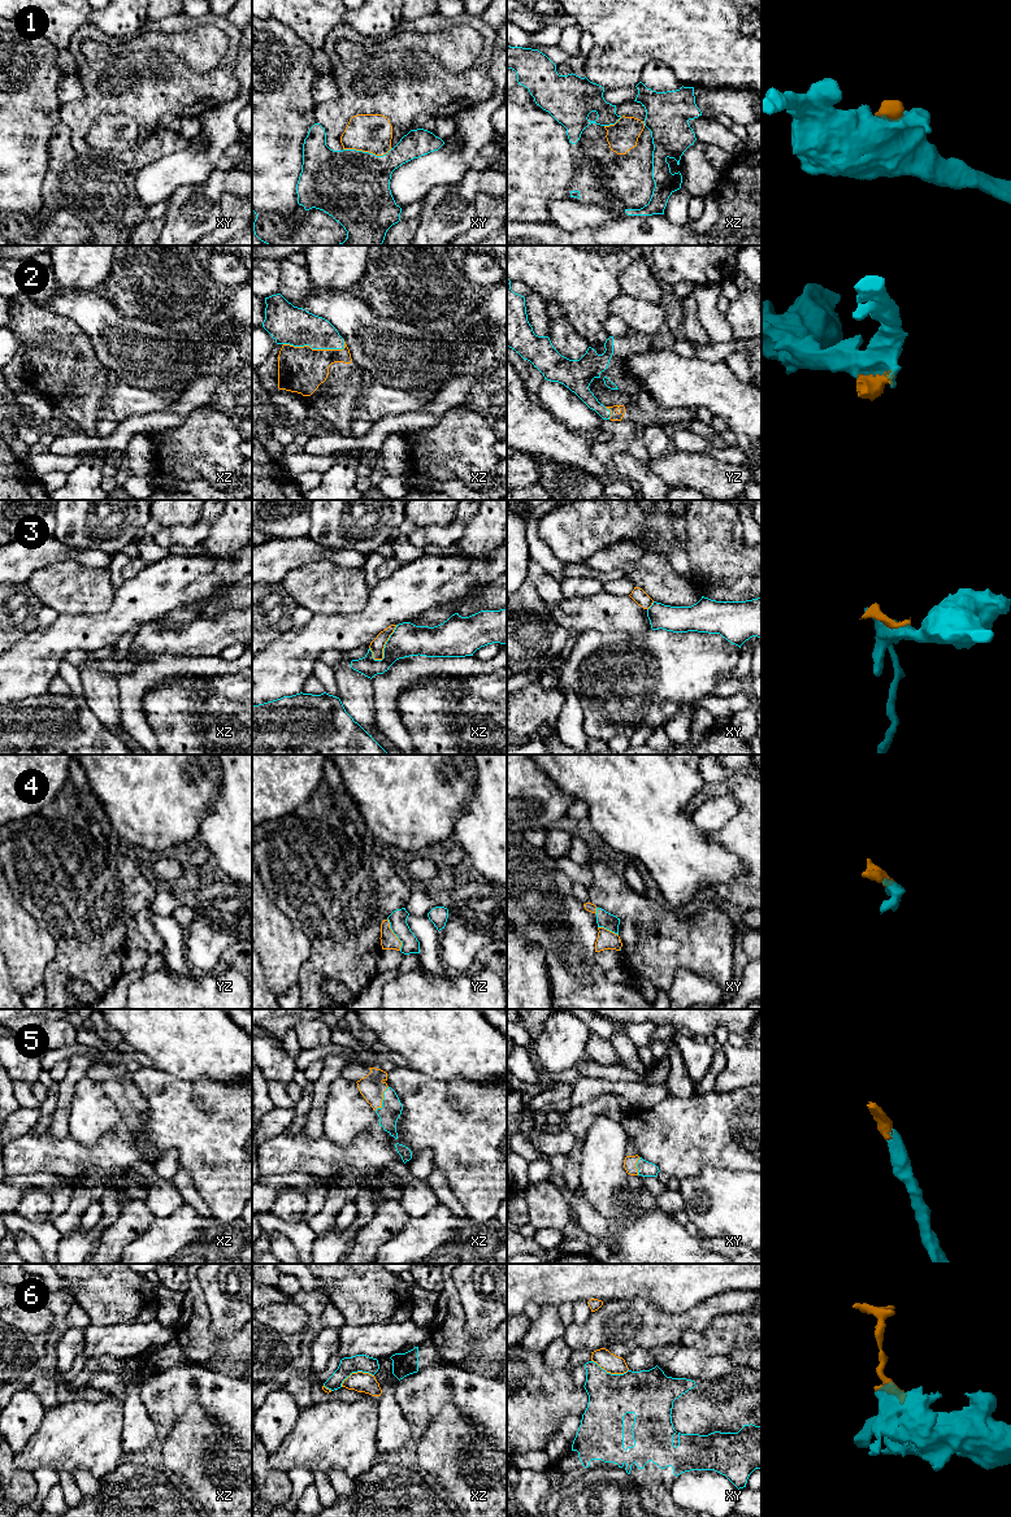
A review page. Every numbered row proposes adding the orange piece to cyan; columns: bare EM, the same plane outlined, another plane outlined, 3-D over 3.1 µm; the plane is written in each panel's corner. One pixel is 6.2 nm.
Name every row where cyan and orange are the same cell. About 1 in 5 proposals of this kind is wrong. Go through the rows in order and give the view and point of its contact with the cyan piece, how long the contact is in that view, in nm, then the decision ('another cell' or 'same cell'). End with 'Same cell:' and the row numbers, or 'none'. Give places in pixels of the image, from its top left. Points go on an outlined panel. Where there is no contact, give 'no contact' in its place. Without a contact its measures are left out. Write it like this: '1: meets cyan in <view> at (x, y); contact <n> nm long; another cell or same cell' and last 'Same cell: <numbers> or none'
1: meets cyan in xy at (367, 152); contact 300 nm long; same cell
2: meets cyan in xz at (315, 348); contact 380 nm long; same cell
3: meets cyan in xz at (385, 646); contact 260 nm long; another cell
4: meets cyan in yz at (394, 933); contact 220 nm long; same cell
5: meets cyan in xz at (383, 1099); contact 170 nm long; same cell
6: meets cyan in xy at (610, 1373); contact 240 nm long; another cell
Same cell: 1, 2, 4, 5

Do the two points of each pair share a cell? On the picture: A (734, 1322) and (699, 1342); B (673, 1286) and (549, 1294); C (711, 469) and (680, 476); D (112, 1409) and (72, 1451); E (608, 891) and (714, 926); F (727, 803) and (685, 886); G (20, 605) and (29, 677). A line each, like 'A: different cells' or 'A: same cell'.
A: same cell
B: same cell
C: same cell
D: same cell
E: same cell
F: different cells
G: different cells

